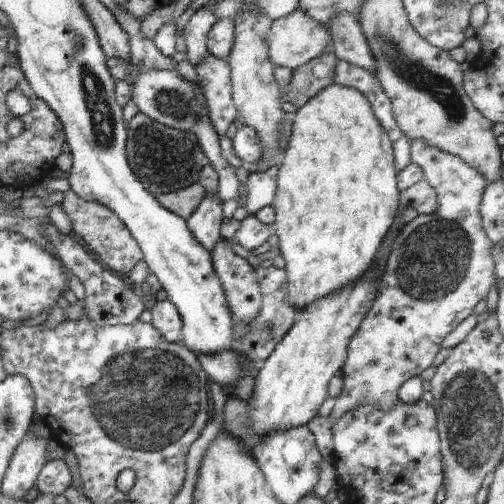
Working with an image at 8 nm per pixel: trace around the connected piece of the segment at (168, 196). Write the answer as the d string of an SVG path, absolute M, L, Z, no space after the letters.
M197 183L180 192L158 194L157 198L166 208L188 221L199 210L206 194L202 184Z

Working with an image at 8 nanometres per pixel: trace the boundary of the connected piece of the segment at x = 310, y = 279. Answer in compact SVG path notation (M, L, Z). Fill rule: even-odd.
M334 83L328 88L324 88L312 100L308 100L304 106L296 110L288 148L284 152L276 178L277 188L274 204L272 204L275 209L275 222L272 230L280 239L278 248L280 248L280 254L286 262L284 270L287 276L286 288L288 290L286 292L288 292L288 300L292 302L292 308L301 311L308 308L312 302L316 304L316 300L322 300L324 296L330 296L332 292L338 292L338 290L342 290L350 284L356 284L364 276L364 272L375 264L378 248L385 240L392 222L394 222L399 204L400 192L397 186L397 170L395 168L392 142L388 138L388 134L384 132L384 128L380 126L378 120L374 117L368 100L358 90Z

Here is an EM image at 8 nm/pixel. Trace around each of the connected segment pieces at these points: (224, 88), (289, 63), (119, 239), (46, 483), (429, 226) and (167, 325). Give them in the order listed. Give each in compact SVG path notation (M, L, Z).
M208 54L204 64L197 68L202 99L207 105L206 118L217 136L224 136L232 120L236 118L236 106L232 104L231 68L227 62Z
M300 8L294 14L274 21L266 36L268 58L271 62L292 70L319 58L330 43L331 35L326 32L326 28L314 22L310 16L306 16Z
M70 189L65 196L64 210L74 220L76 236L106 263L107 267L122 274L132 275L132 270L145 261L145 255L132 230L120 219L112 208L97 201L84 200Z
M51 460L44 466L37 484L37 493L63 496L74 484L74 472L66 460Z
M416 138L411 143L411 160L424 172L425 180L437 195L438 210L434 214L419 215L406 222L394 238L392 250L388 255L388 263L376 299L372 308L366 312L364 320L356 334L348 342L346 361L340 374L343 376L342 393L336 398L336 406L327 418L330 429L338 418L342 418L350 408L358 404L370 404L382 412L388 412L398 402L398 390L406 380L420 377L422 372L432 365L440 344L459 324L473 314L481 300L488 297L490 287L495 280L494 244L486 236L482 228L480 202L488 185L486 178L476 172L458 156L444 152L440 148L428 146L424 140Z
M170 300L163 302L153 301L151 310L153 313L151 324L162 332L166 340L181 343L185 322L180 310Z

